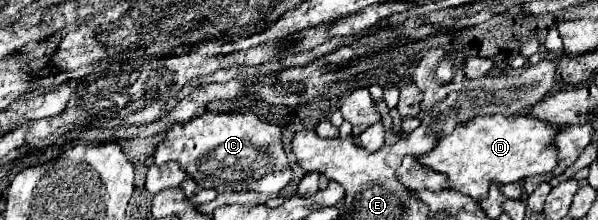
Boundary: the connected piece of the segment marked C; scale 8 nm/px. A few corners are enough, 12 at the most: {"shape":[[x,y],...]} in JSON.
{"shape":[[255,113],[171,127],[155,163],[205,189],[279,193],[283,129]]}

